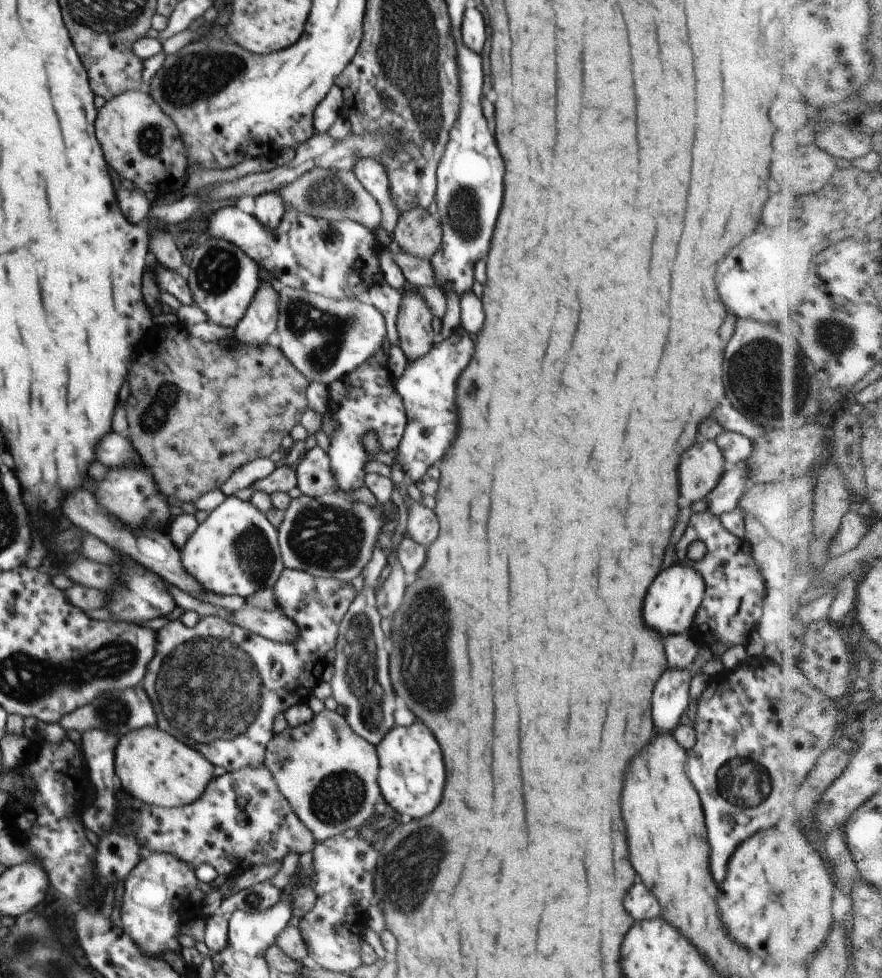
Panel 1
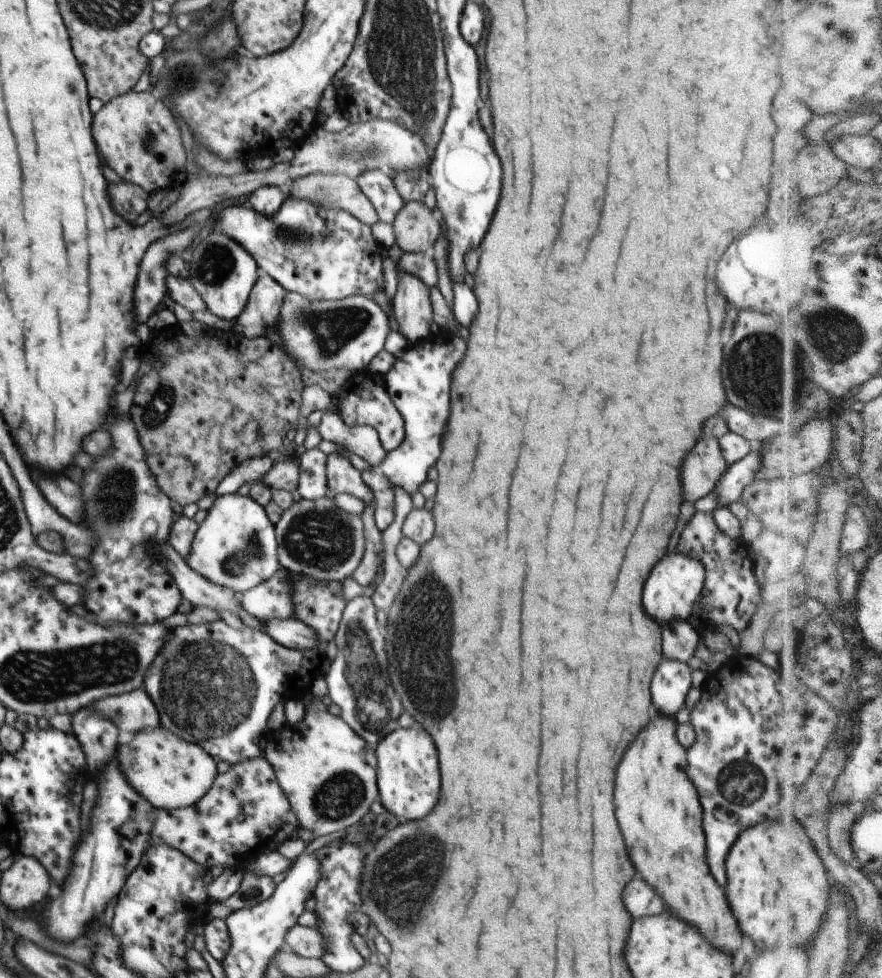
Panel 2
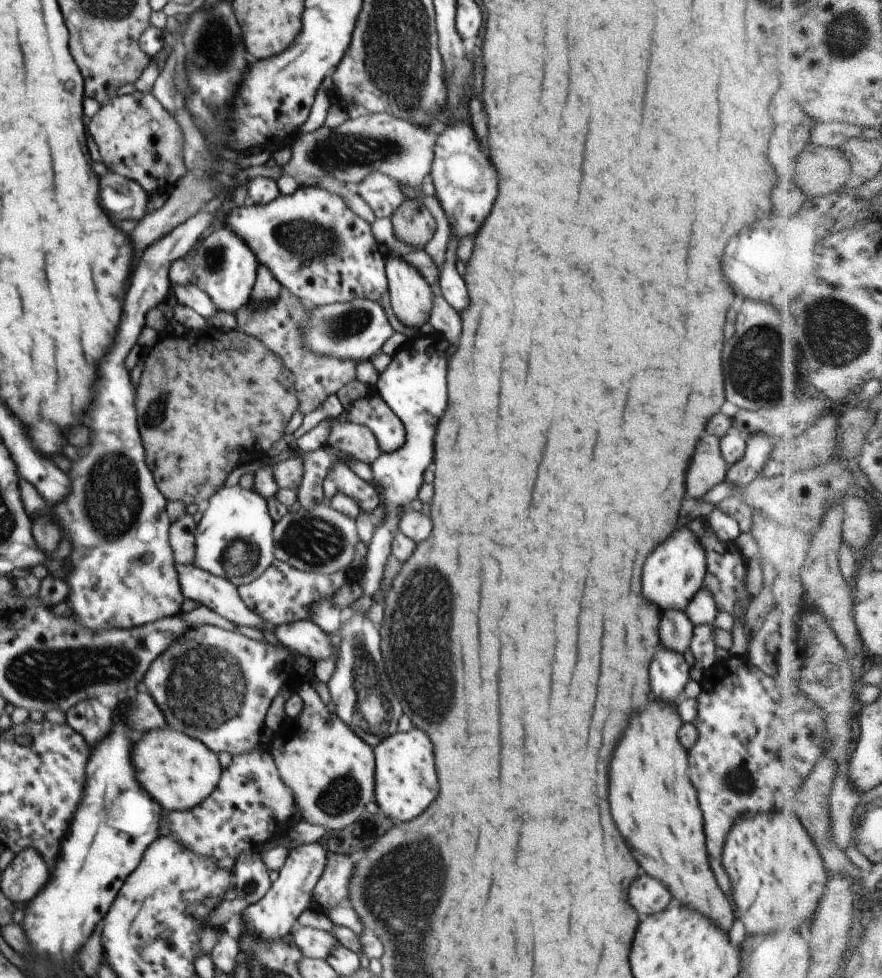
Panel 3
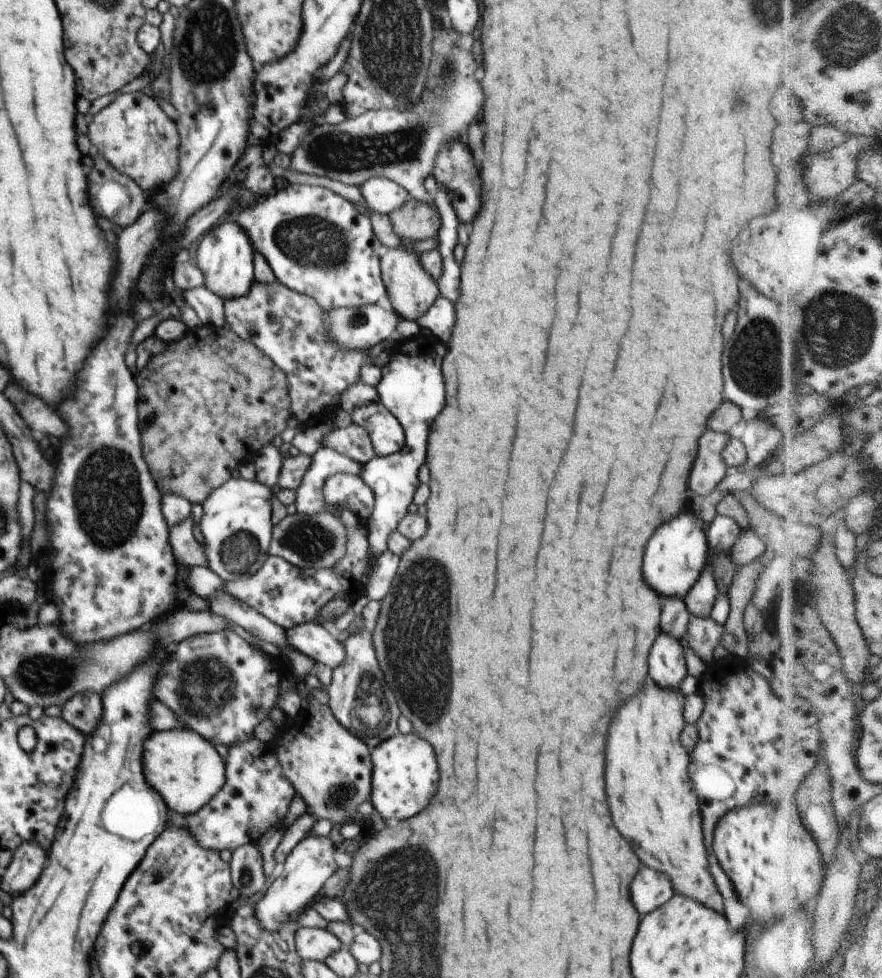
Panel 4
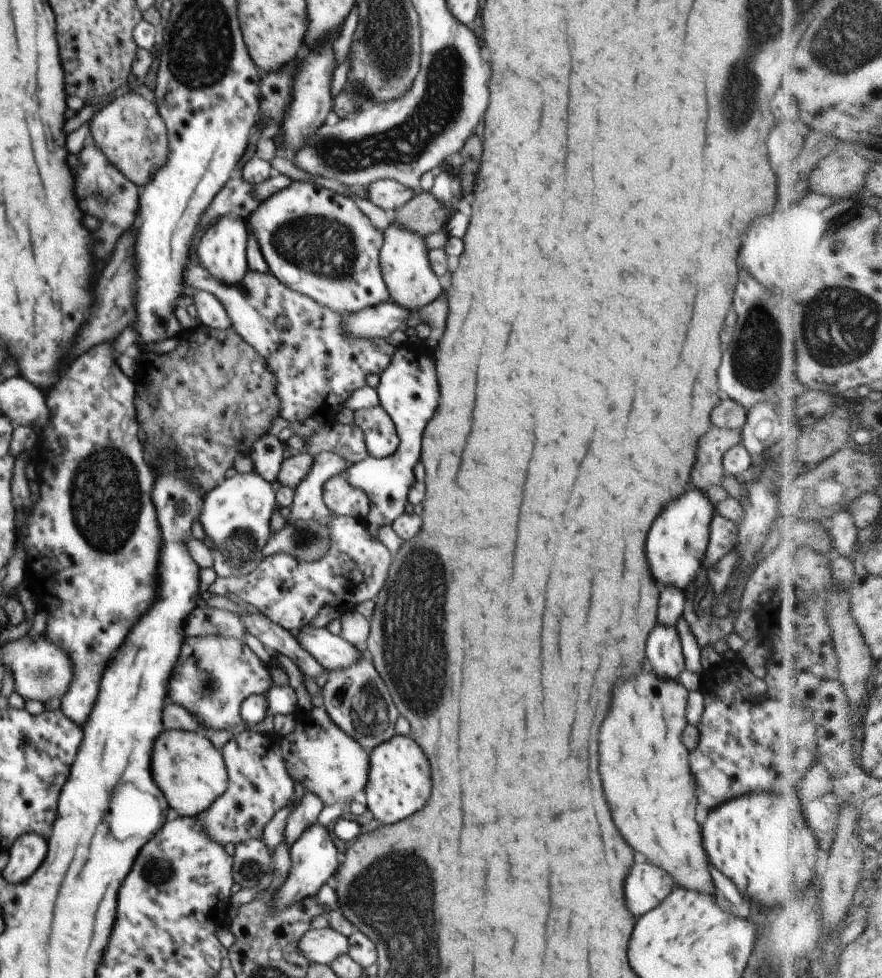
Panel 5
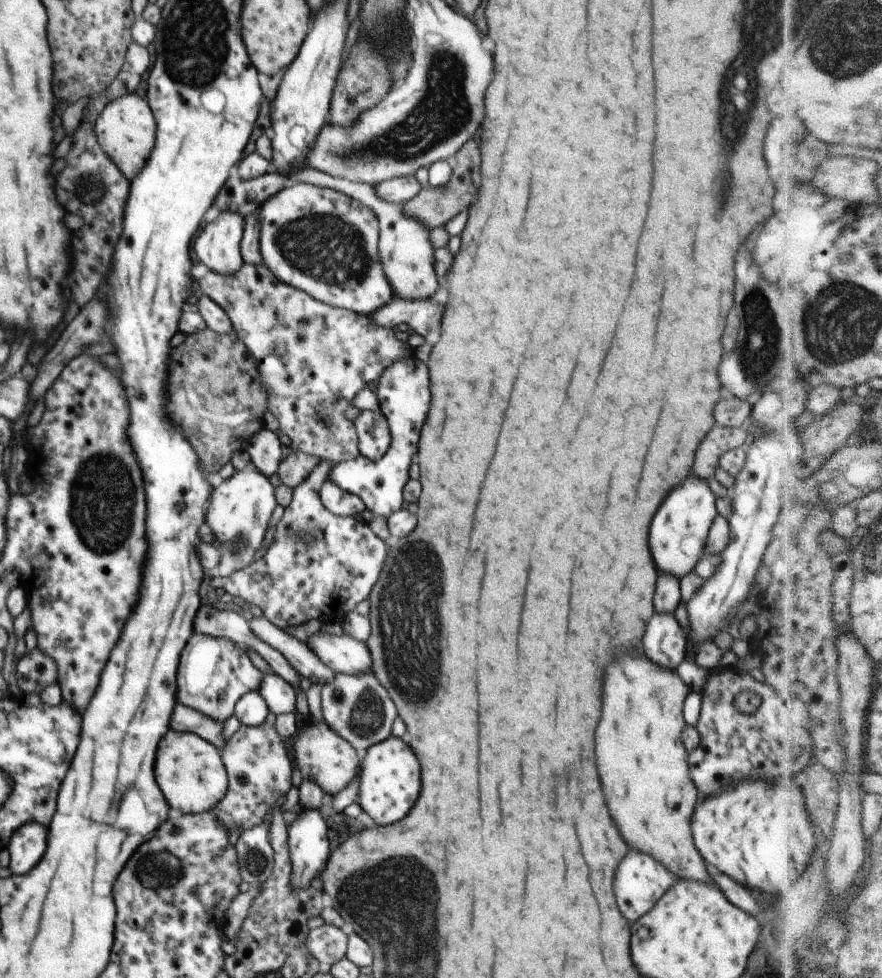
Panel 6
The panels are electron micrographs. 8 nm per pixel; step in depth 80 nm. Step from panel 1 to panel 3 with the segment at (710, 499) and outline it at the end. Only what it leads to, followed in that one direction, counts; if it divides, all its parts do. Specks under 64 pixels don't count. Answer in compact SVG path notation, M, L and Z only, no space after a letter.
M763 435L746 436L744 456L728 467L724 481L736 484L742 490L754 480L760 479L760 474L767 463L775 439Z

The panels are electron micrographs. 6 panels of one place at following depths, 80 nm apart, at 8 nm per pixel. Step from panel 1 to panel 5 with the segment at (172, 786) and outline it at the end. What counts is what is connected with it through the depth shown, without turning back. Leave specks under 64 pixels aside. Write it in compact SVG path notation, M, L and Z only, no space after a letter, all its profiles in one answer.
M170 730L162 732L152 750L152 778L164 792L169 807L180 817L196 817L220 798L228 788L228 776L223 756L204 734Z

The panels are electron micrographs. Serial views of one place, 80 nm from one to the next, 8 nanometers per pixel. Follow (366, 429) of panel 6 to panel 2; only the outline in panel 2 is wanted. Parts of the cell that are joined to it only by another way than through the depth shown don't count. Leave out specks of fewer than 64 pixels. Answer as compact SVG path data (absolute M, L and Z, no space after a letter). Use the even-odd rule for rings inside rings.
M370 370L357 371L352 380L348 380L346 384L333 392L332 398L336 400L337 413L349 427L356 425L374 427L386 452L400 446L406 431L405 422L397 406L390 398L385 387L384 376L379 373L372 373ZM366 371L369 371L369 373Z

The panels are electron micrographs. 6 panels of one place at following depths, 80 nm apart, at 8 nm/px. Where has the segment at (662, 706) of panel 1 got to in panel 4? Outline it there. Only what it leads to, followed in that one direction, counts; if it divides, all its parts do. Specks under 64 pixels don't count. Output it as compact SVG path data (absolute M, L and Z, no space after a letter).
M666 634L656 638L648 658L648 672L660 688L679 689L688 675L684 653L680 639L674 640Z

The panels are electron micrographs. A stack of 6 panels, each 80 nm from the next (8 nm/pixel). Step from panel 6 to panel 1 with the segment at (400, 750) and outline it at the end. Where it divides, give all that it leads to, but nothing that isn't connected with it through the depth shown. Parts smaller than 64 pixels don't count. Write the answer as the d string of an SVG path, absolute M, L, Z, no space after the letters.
M416 721L407 727L394 726L377 744L377 755L380 765L377 781L387 804L401 815L410 814L412 818L434 812L442 800L446 768L442 750L432 732Z

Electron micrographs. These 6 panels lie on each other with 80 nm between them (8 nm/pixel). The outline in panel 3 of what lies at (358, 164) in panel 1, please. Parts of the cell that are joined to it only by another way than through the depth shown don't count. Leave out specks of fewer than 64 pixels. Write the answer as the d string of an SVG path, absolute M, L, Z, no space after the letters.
M376 171L357 183L356 191L372 208L377 218L381 219L390 219L406 200L398 182Z

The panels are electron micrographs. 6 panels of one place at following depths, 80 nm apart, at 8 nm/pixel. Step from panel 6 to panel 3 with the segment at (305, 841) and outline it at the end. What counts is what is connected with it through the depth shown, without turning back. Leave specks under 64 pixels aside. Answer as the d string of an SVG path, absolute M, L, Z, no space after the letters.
M311 843L300 845L289 852L288 858L279 870L279 877L272 882L270 890L254 904L248 905L241 912L245 926L266 943L288 938L297 927L298 916L313 907L312 897L318 880L321 879L327 861L327 847Z

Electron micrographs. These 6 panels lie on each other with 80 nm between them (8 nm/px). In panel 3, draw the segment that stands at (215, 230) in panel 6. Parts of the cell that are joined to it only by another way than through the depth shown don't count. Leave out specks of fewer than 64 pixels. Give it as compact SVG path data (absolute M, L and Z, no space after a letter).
M228 227L202 238L191 264L196 276L195 285L210 297L218 311L232 314L239 311L241 307L246 307L251 300L259 266L250 247Z

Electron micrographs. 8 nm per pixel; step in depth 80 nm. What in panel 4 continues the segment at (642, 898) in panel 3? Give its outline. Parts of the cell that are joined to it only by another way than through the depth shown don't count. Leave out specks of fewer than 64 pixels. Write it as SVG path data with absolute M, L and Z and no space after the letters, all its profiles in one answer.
M640 868L636 878L632 880L630 892L632 892L632 904L642 916L660 908L675 894L672 882L664 874L658 874L650 868Z

